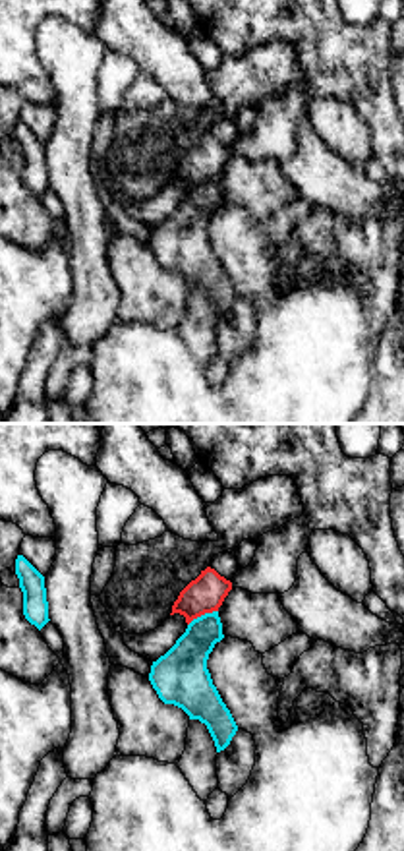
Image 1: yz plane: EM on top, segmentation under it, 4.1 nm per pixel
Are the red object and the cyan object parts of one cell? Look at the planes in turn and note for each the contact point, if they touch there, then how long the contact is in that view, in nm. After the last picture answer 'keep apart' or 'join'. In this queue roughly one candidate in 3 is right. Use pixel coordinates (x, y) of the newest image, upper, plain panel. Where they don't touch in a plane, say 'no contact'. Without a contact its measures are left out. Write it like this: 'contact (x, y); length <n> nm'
contact (202, 180); length 140 nm

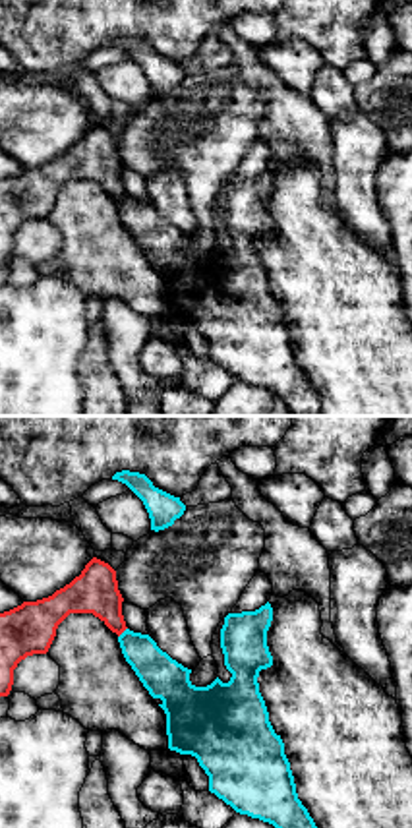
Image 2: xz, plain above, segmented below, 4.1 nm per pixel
contact (122, 198); length 60 nm

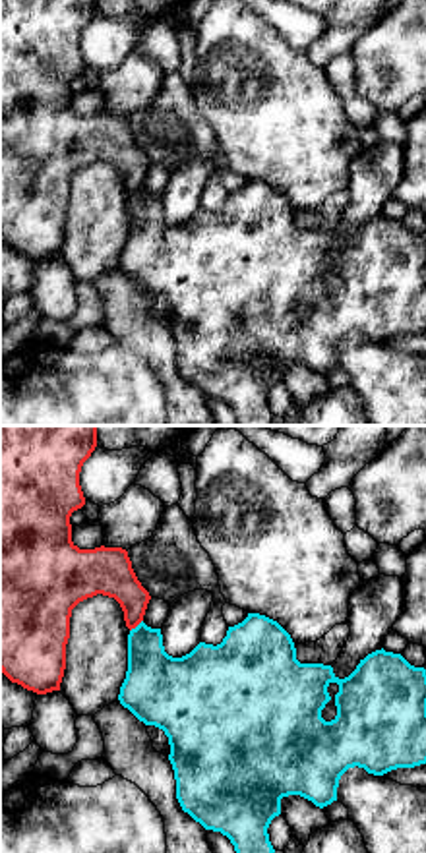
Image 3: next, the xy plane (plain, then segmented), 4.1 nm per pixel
contact (136, 192); length 80 nm

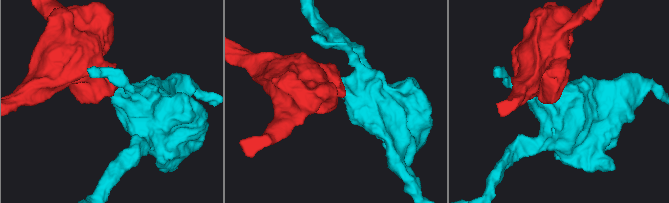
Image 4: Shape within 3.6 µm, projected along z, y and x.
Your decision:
keep apart

